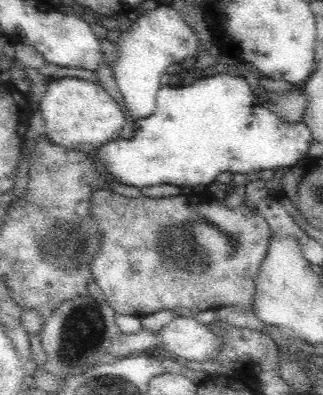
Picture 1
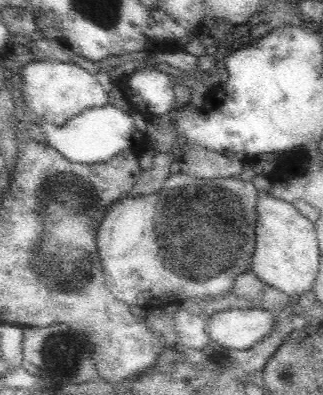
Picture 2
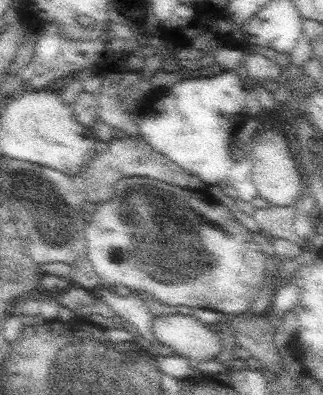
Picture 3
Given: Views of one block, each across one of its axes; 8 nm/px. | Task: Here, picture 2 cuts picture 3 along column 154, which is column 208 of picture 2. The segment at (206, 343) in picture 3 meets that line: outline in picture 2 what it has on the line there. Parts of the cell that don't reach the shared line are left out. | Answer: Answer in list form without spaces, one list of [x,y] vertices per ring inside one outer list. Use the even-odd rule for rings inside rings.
[[[250,306],[232,308],[210,316],[208,338],[222,346],[222,350],[248,350],[256,346],[276,326],[276,312]]]

